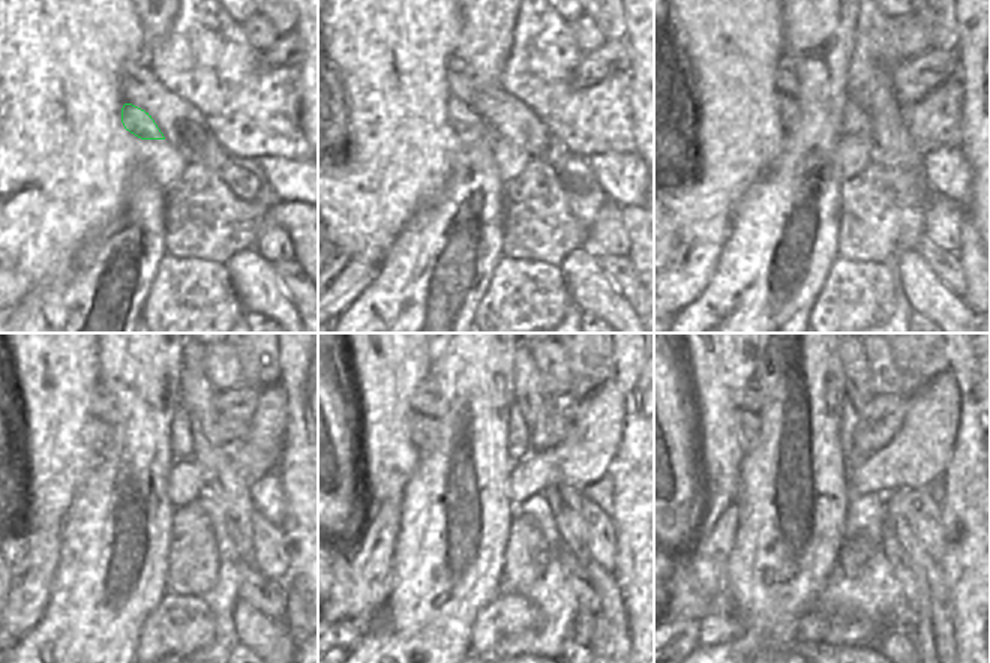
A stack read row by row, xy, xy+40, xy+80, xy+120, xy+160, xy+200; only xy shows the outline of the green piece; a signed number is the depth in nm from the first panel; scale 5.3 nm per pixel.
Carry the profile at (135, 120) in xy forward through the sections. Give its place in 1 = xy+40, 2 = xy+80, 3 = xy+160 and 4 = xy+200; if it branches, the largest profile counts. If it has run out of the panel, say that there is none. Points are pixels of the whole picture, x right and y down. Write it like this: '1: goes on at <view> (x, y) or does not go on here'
1: goes on at xy+40 (470, 126)
2: goes on at xy+80 (788, 107)
3: goes on at xy+160 (423, 426)
4: goes on at xy+200 (747, 425)

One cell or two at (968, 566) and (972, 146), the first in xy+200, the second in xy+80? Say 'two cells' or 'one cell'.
one cell

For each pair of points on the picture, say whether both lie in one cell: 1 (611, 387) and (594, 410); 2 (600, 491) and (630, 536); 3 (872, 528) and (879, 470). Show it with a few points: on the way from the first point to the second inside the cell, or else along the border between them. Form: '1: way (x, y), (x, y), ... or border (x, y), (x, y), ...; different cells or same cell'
1: way (609, 393), (600, 404); same cell
2: border (609, 474), (612, 480), (611, 516); different cells
3: border (851, 492), (881, 494), (884, 497); different cells

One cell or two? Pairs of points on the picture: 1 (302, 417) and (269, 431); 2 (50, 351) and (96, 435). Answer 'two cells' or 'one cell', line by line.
1: two cells
2: two cells

